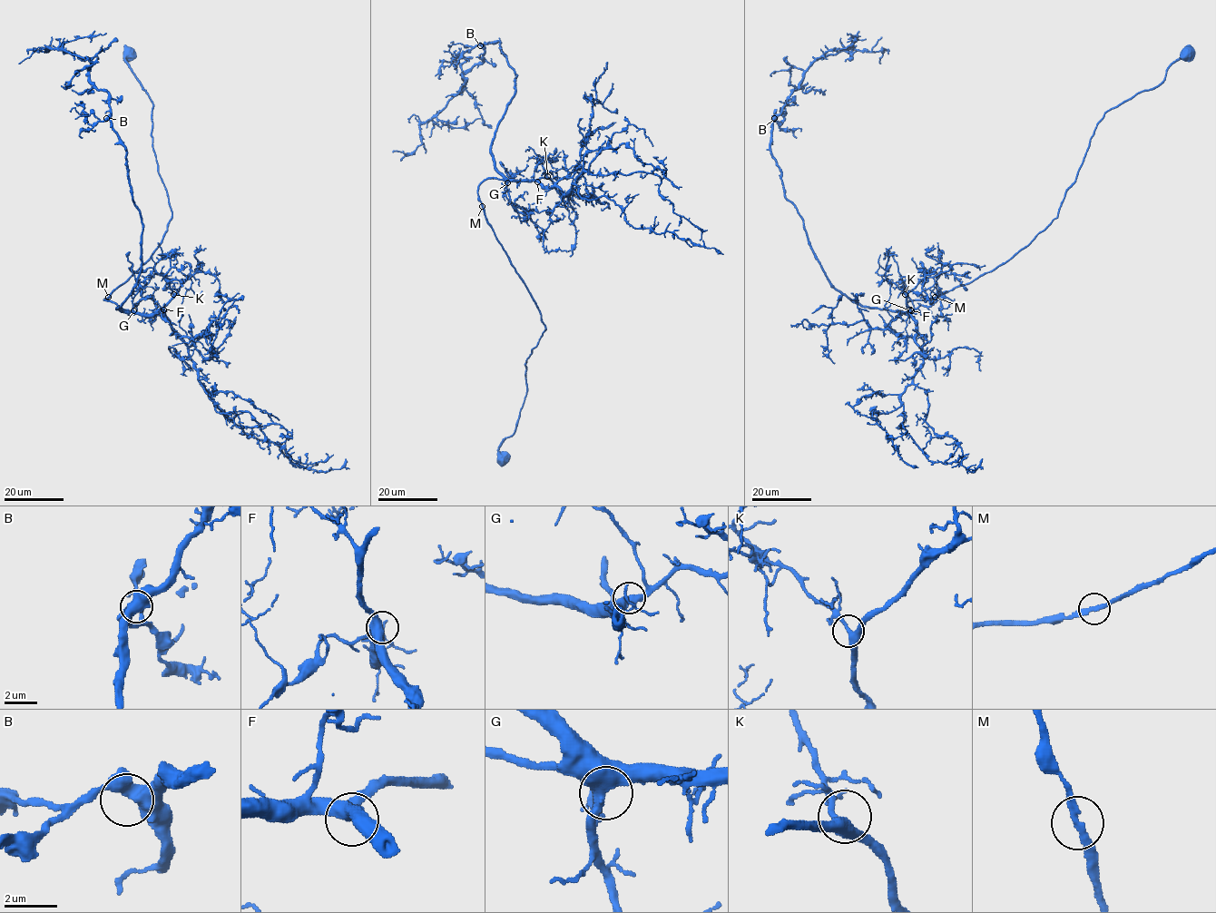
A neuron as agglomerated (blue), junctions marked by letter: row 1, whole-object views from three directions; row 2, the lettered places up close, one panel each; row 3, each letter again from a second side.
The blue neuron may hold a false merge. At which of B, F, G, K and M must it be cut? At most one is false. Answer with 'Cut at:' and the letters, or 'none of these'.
Cut at: none of these

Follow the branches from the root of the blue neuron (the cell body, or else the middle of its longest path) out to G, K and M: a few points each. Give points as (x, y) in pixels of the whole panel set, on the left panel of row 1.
G: (129, 53), (125, 62), (153, 104), (152, 147), (171, 211), (166, 232), (151, 257), (104, 299), (133, 310)
K: (129, 53), (125, 62), (153, 104), (152, 147), (171, 219), (151, 257), (104, 299), (152, 314), (173, 294)
M: (129, 53), (125, 62), (153, 104), (152, 147), (171, 219), (151, 257), (109, 298)

